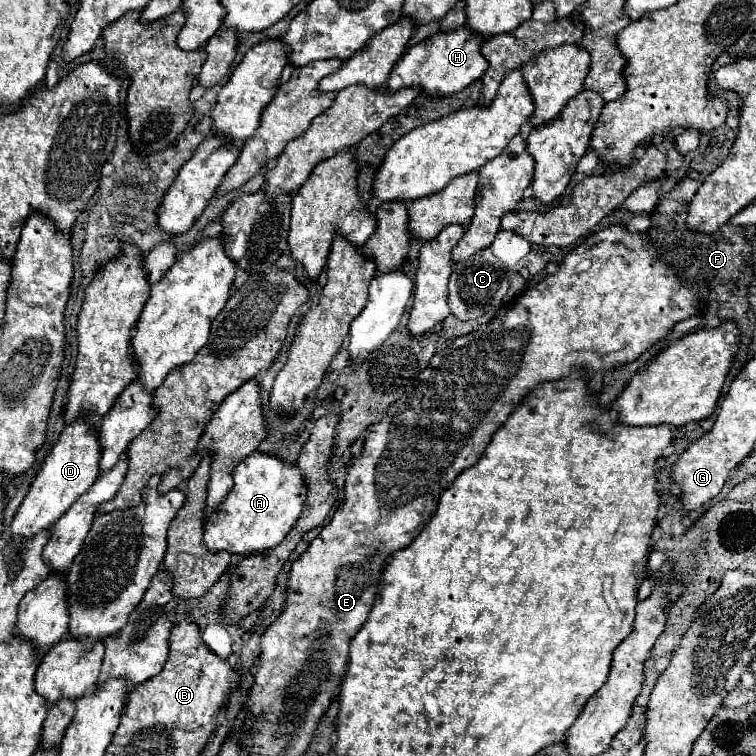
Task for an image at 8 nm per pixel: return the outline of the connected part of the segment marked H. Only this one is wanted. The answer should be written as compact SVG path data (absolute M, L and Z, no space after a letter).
M460 26L448 32L436 32L434 36L430 36L430 42L418 42L404 52L388 78L388 90L396 92L406 86L422 86L428 96L446 96L466 88L488 68L488 60L480 52L482 42L482 36L468 26Z

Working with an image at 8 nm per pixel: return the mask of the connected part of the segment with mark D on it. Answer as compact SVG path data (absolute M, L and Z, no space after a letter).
M78 420L78 424L68 424L50 454L46 456L40 472L36 474L30 490L20 504L14 522L12 522L12 544L20 544L22 538L30 538L40 530L48 530L56 524L56 520L76 502L80 494L84 494L98 476L98 456L102 456L102 446L98 444L98 432L90 432L86 428L86 420Z

